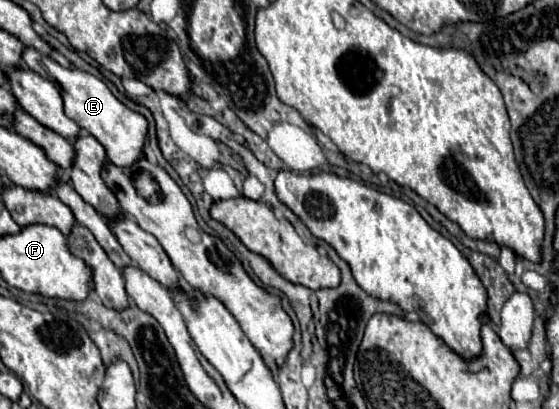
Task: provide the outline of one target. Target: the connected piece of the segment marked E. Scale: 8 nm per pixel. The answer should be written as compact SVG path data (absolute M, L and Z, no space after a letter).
M24 47L22 61L32 71L40 73L40 77L54 81L58 85L60 95L64 99L64 113L72 121L76 121L80 129L92 133L102 143L108 159L114 165L132 167L132 163L140 159L144 143L146 143L146 131L148 131L146 119L140 113L134 113L126 105L122 105L98 77L94 77L94 75L90 75L78 67L72 67L72 69L62 67L58 61L36 51L34 47Z

